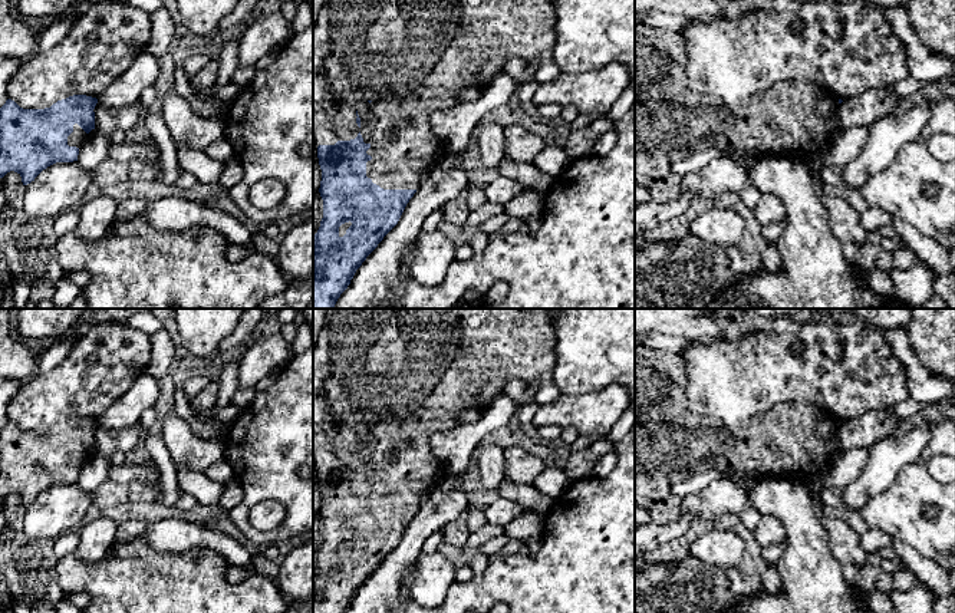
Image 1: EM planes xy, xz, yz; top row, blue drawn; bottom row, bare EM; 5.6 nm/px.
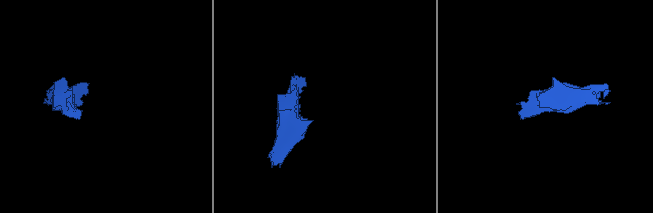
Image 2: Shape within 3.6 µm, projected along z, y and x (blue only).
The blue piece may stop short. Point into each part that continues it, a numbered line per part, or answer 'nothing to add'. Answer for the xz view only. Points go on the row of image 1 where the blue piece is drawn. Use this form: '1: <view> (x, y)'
1: xz (411, 58)

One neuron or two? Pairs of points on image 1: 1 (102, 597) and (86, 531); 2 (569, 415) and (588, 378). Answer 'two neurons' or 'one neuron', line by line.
1: two neurons
2: two neurons

